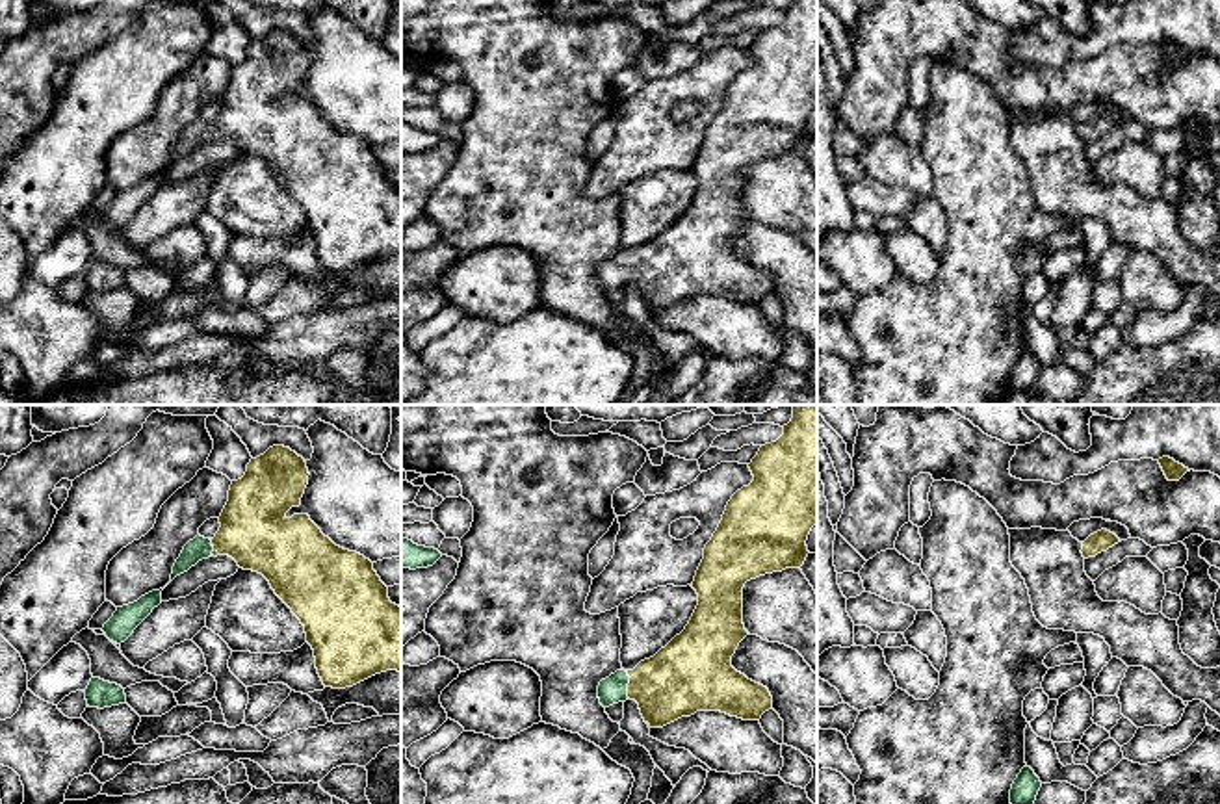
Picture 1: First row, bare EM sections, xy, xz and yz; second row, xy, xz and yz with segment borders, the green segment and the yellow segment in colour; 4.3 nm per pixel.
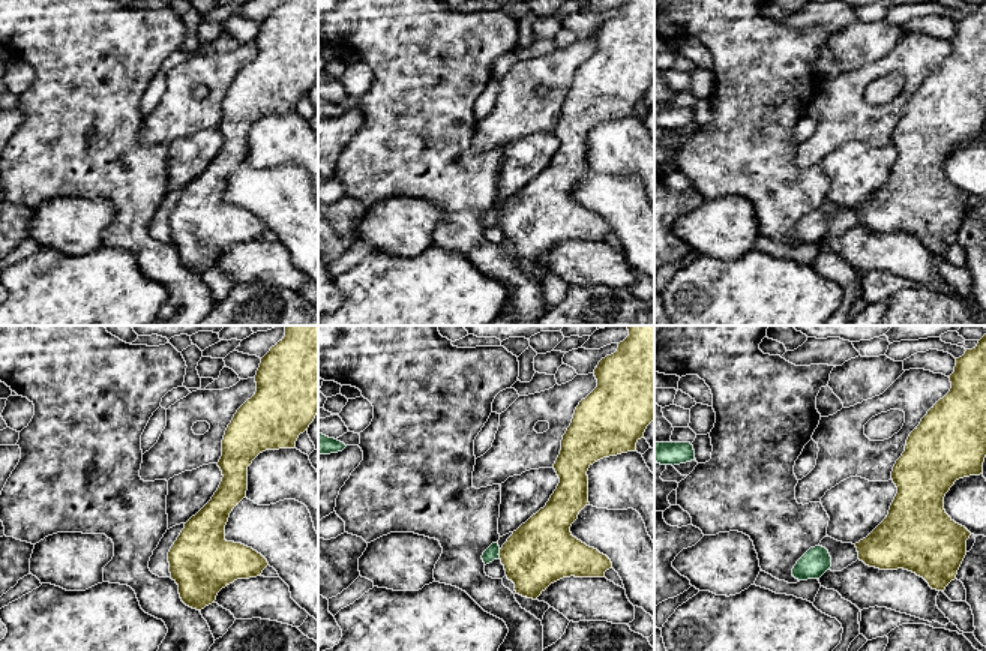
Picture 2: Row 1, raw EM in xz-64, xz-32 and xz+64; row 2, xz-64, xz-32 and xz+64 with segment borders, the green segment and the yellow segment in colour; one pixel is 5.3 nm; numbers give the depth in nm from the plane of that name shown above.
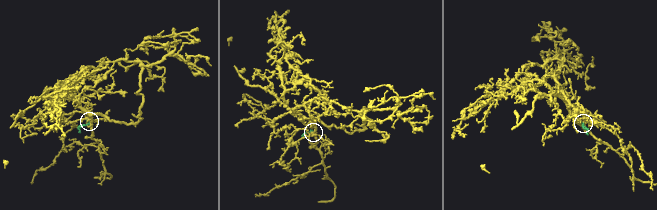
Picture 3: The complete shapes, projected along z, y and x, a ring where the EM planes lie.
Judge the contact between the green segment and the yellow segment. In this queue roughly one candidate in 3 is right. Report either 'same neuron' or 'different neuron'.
same neuron

